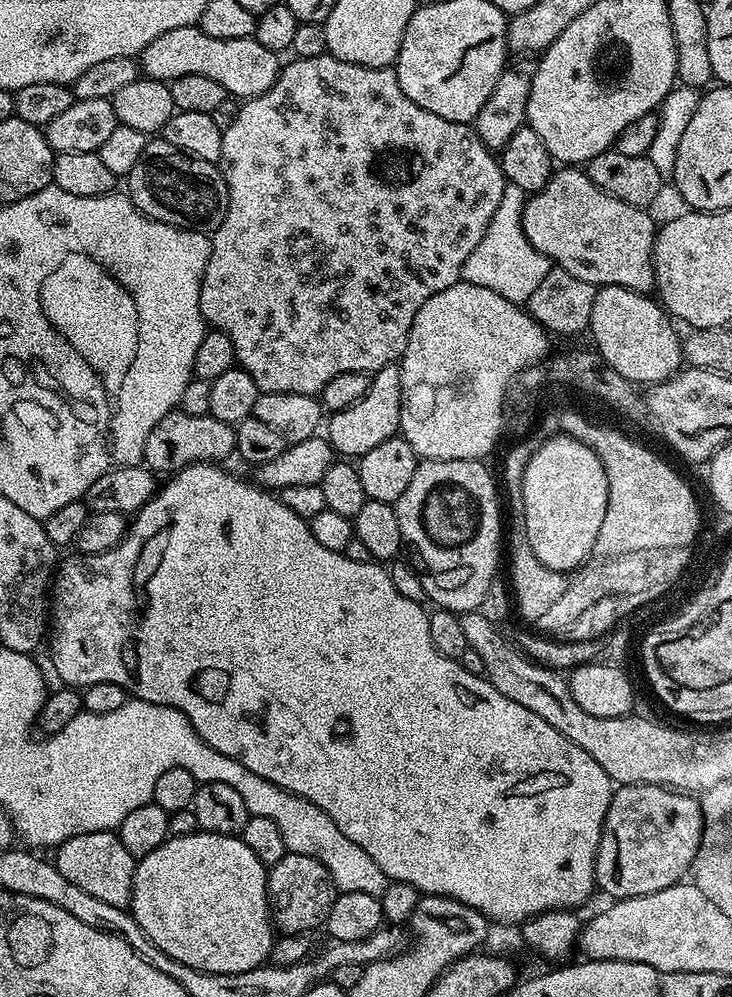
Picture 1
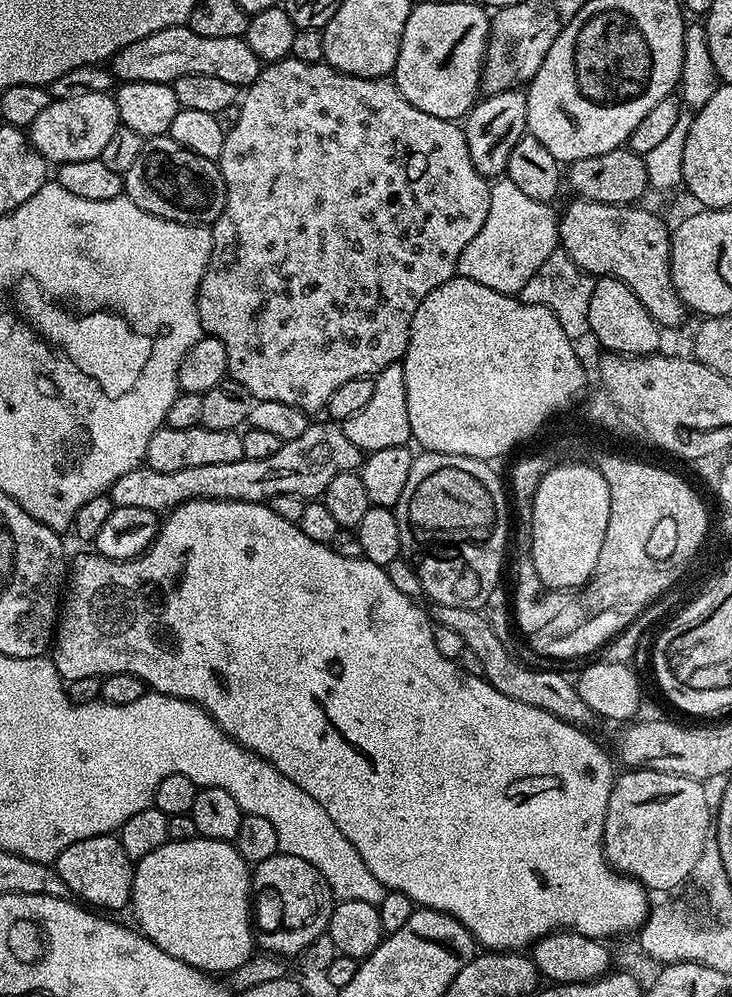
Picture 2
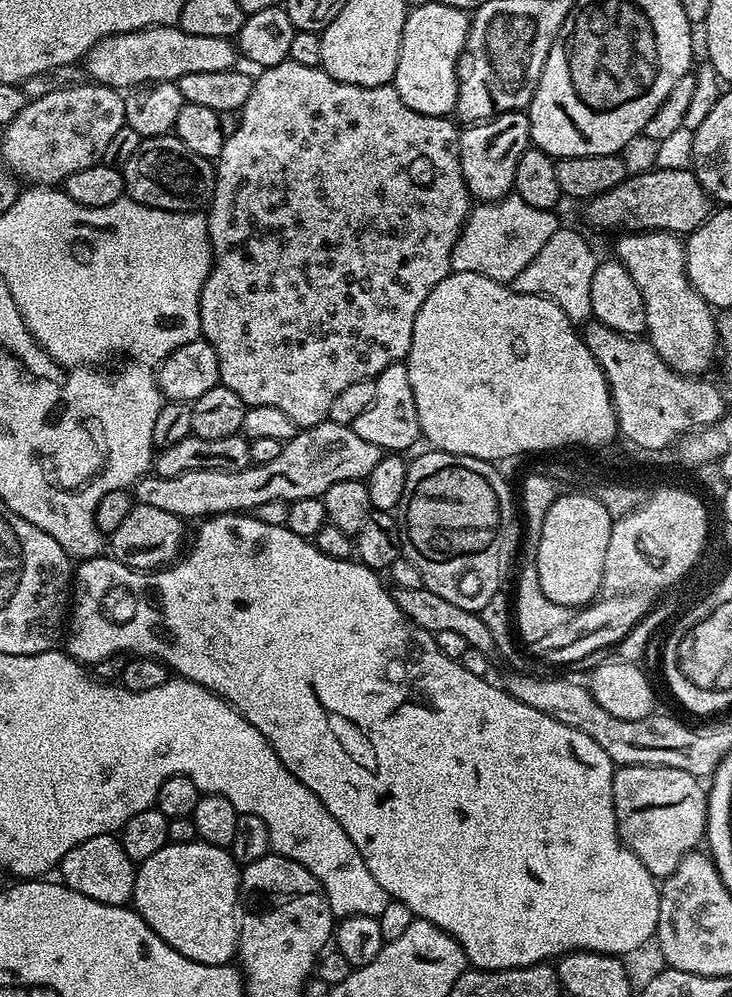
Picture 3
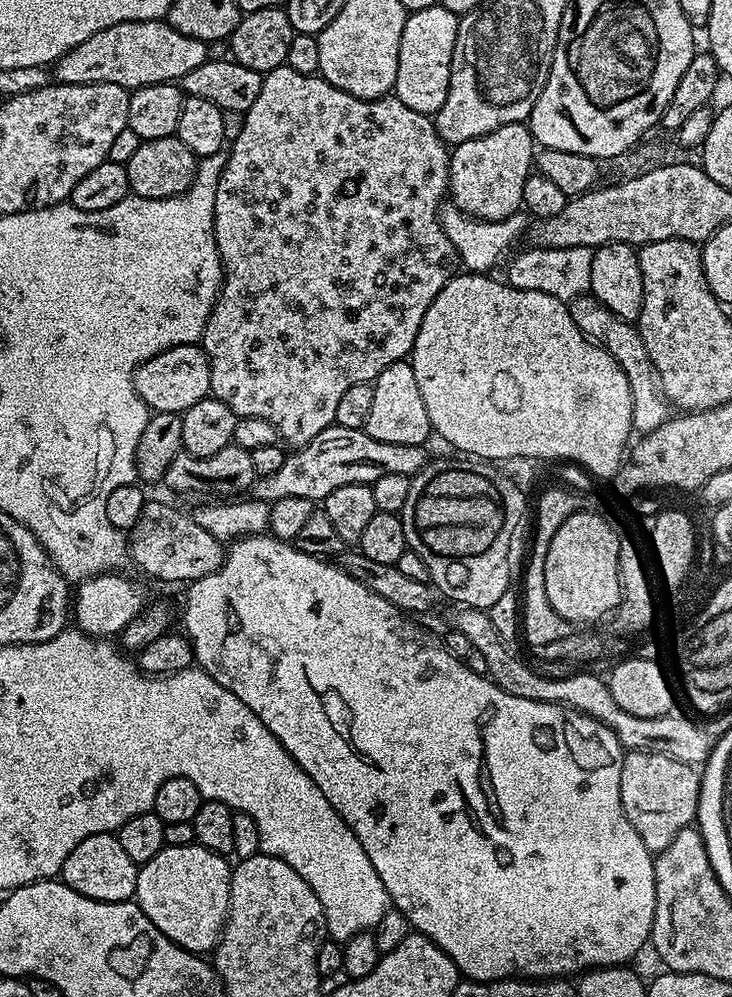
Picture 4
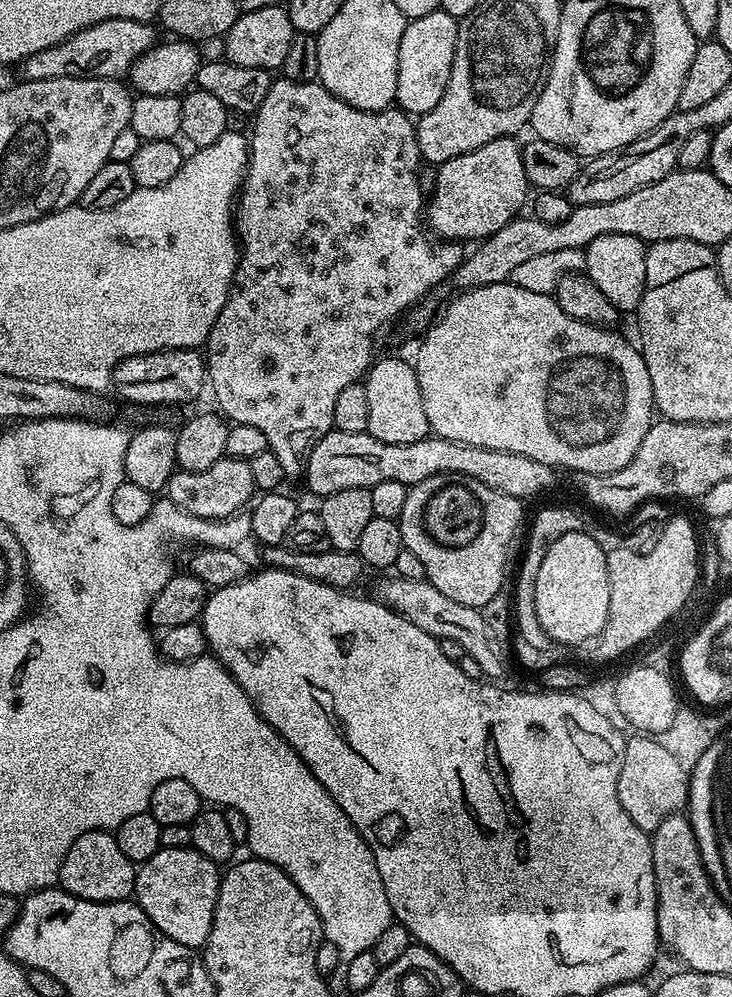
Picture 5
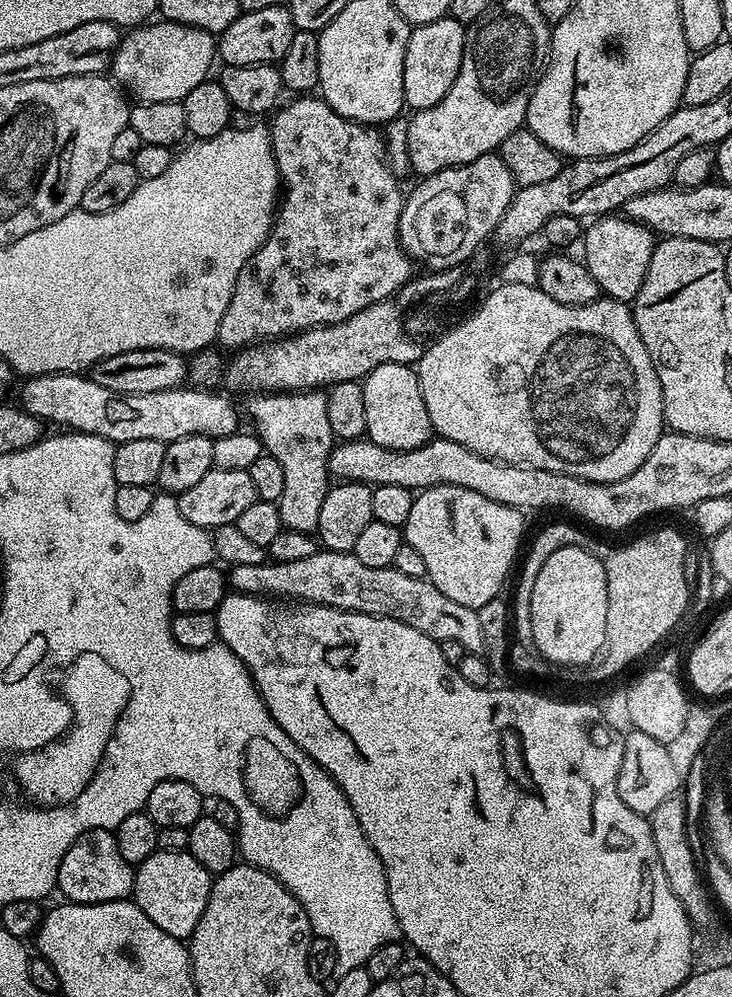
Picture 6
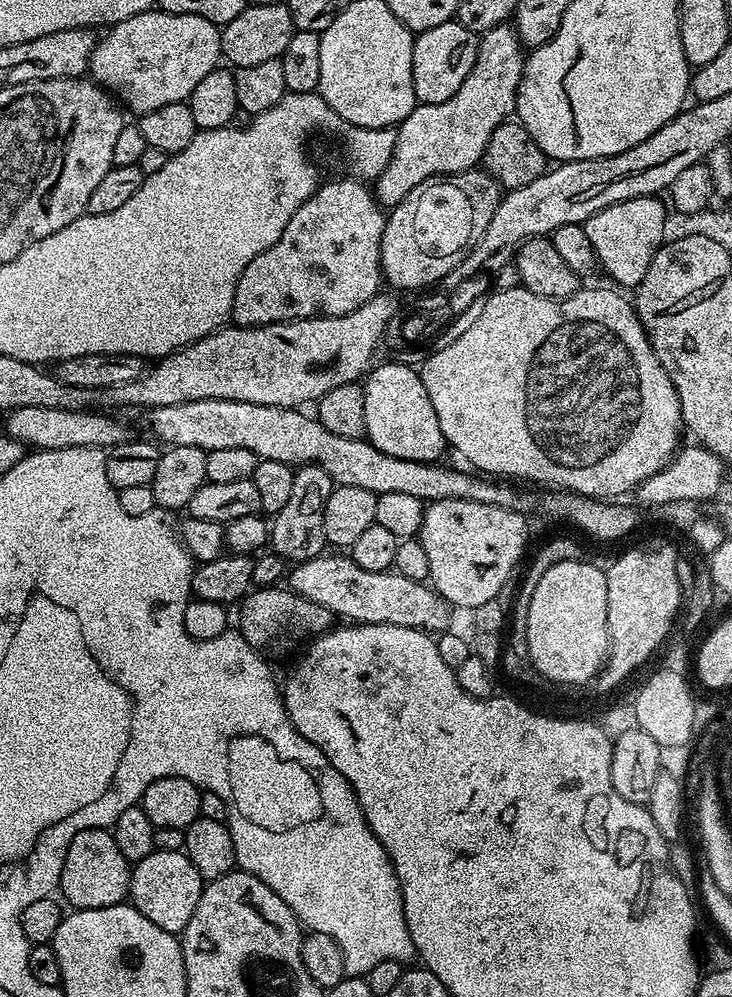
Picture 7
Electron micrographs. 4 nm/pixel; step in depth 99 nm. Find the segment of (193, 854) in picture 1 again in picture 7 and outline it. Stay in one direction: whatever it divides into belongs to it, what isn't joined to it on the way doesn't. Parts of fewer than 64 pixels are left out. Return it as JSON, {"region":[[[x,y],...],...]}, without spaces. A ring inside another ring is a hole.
{"region":[[[154,851],[146,858],[135,861],[132,880],[128,883],[128,896],[133,908],[137,908],[154,926],[173,934],[183,933],[198,898],[204,893],[206,881],[194,870],[194,862],[183,852]]]}

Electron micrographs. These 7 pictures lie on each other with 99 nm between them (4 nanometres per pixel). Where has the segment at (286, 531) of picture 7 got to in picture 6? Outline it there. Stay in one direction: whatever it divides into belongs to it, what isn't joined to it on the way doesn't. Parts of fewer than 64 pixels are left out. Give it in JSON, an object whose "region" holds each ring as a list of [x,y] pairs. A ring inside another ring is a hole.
{"region":[[[305,390],[252,394],[247,400],[248,416],[256,423],[254,431],[264,443],[265,453],[278,458],[282,466],[283,489],[278,503],[284,527],[315,533],[322,498],[326,498],[330,487],[328,456],[334,447],[330,417],[326,415],[327,395],[320,390]]]}

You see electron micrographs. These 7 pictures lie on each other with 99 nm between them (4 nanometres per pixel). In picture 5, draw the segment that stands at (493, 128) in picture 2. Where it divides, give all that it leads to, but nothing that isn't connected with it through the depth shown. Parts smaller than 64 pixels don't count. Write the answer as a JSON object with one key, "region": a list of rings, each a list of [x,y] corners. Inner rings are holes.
{"region":[[[510,136],[494,138],[478,150],[458,154],[435,169],[436,185],[426,200],[426,224],[444,242],[487,240],[502,226],[521,215],[524,199],[530,196],[526,166],[522,166],[521,145]]]}

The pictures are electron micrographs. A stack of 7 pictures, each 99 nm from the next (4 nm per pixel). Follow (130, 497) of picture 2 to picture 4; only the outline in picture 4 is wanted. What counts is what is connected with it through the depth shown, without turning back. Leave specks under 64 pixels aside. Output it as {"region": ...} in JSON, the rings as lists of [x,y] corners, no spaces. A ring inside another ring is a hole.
{"region":[[[331,427],[322,430],[305,448],[289,451],[276,474],[259,477],[250,492],[257,500],[274,501],[293,496],[323,502],[338,486],[373,484],[382,474],[406,474],[413,477],[426,463],[425,449],[420,446],[398,446],[394,442],[378,442],[359,428]]]}

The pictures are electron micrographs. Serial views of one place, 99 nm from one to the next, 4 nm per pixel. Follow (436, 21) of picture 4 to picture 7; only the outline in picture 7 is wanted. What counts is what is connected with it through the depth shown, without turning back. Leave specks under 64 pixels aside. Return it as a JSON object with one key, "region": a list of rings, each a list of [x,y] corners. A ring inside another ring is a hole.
{"region":[[[456,19],[442,22],[430,30],[419,33],[412,41],[412,73],[414,94],[420,104],[446,102],[458,94],[458,86],[466,82],[476,61],[477,33],[466,30]]]}

